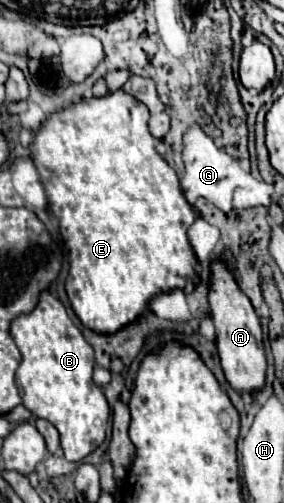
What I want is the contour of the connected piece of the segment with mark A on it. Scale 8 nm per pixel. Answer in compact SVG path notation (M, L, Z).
M223 260L211 262L211 274L209 274L209 308L211 318L215 324L215 340L217 350L221 358L221 368L225 372L227 382L237 392L255 392L261 390L265 384L265 350L263 350L263 332L259 324L259 316L255 314L255 308L251 300L243 294L239 284L235 282L233 274L229 272L227 264Z

